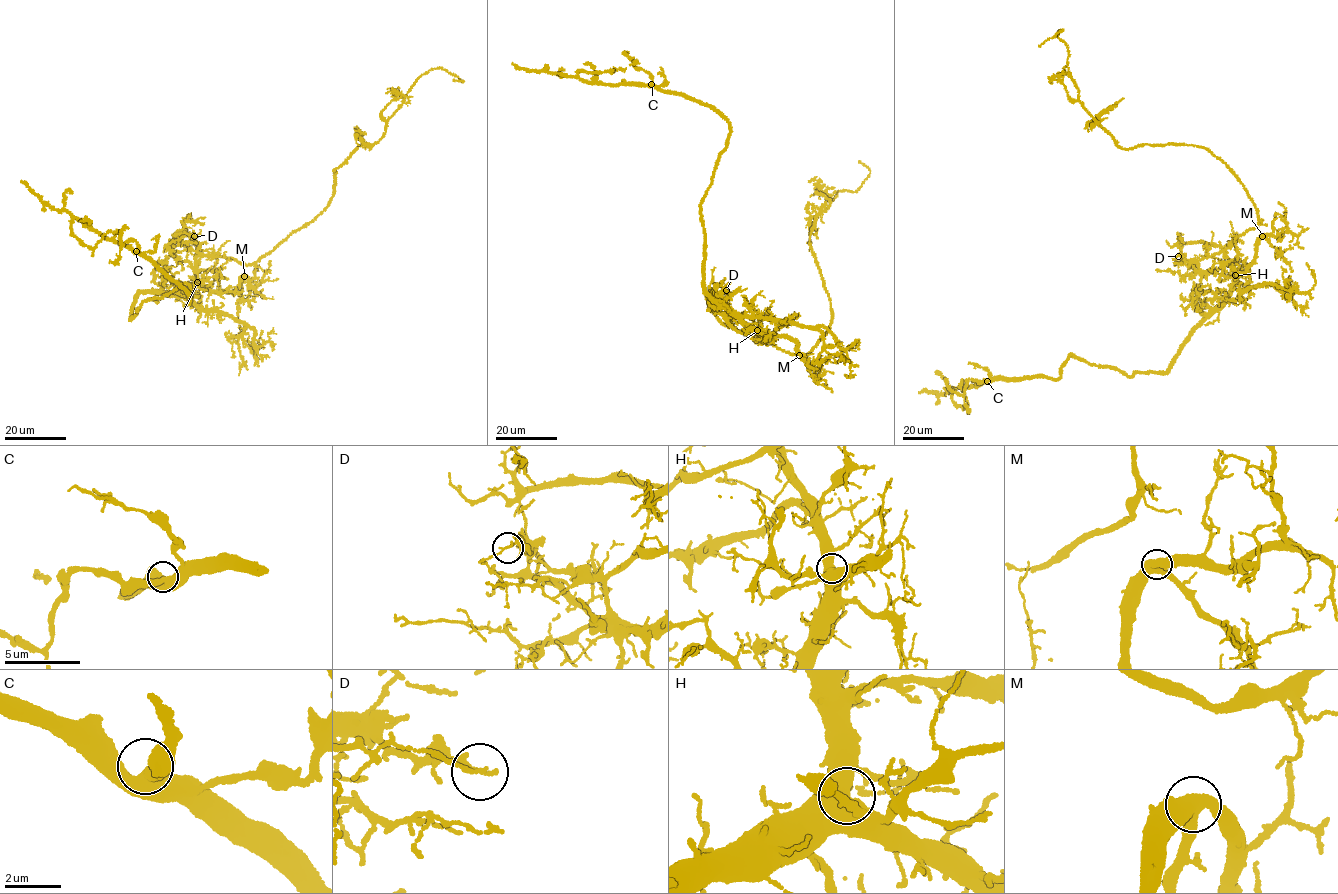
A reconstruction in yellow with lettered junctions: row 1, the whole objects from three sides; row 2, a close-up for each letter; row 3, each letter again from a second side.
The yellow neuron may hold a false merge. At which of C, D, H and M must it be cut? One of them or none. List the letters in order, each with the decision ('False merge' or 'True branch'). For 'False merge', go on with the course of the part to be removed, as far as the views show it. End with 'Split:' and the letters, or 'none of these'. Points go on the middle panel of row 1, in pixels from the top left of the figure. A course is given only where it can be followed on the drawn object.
C: True branch
D: False merge. Course of the part to remove: (726, 290), (710, 304), (780, 348), (812, 350), (832, 315), (811, 230), (829, 196), (869, 175), (859, 161)
H: True branch
M: True branch
Split: D

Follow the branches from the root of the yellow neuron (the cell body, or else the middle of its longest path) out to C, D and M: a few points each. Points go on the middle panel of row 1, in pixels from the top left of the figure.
C: (746, 322), (709, 297), (703, 274), (700, 205), (727, 145), (729, 122), (708, 106), (651, 84)
D: (746, 322), (754, 331), (751, 334), (735, 330), (710, 303), (726, 290)
M: (746, 322), (758, 330), (793, 339), (799, 355)

